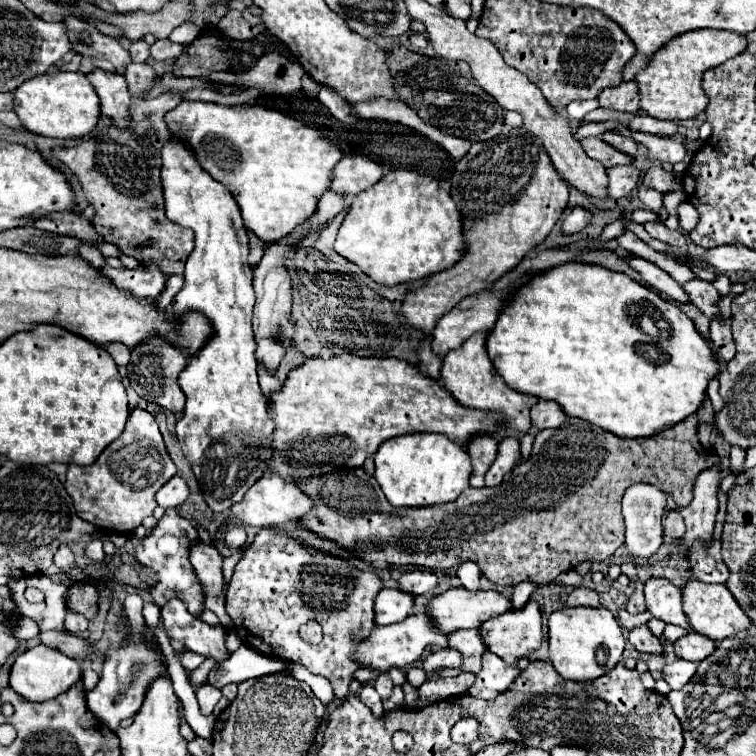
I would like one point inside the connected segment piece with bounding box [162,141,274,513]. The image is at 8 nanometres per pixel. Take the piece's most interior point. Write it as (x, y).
(224, 432)

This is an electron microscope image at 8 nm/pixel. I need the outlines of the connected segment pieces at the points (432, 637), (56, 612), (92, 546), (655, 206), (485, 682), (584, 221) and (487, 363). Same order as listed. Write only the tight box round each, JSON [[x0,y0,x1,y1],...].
[[356,613,448,671],[26,573,68,631],[86,539,106,561],[638,185,664,213],[468,651,520,699],[562,207,594,233],[440,333,538,435]]

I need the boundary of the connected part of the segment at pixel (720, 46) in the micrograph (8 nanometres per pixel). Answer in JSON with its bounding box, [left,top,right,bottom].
[636,29,746,121]

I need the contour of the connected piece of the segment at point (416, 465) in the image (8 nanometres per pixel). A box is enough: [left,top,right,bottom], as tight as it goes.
[374,433,472,507]

